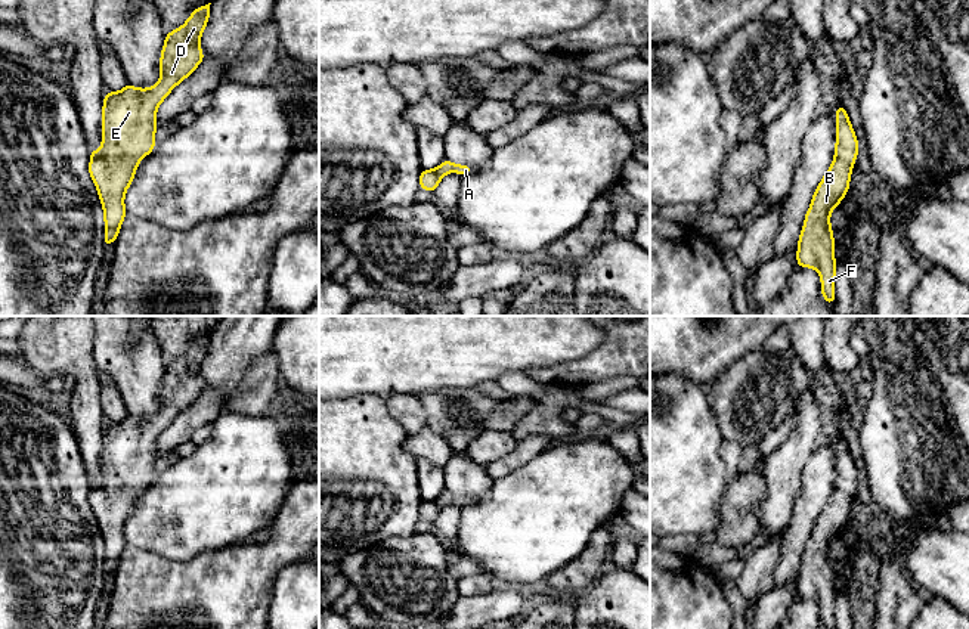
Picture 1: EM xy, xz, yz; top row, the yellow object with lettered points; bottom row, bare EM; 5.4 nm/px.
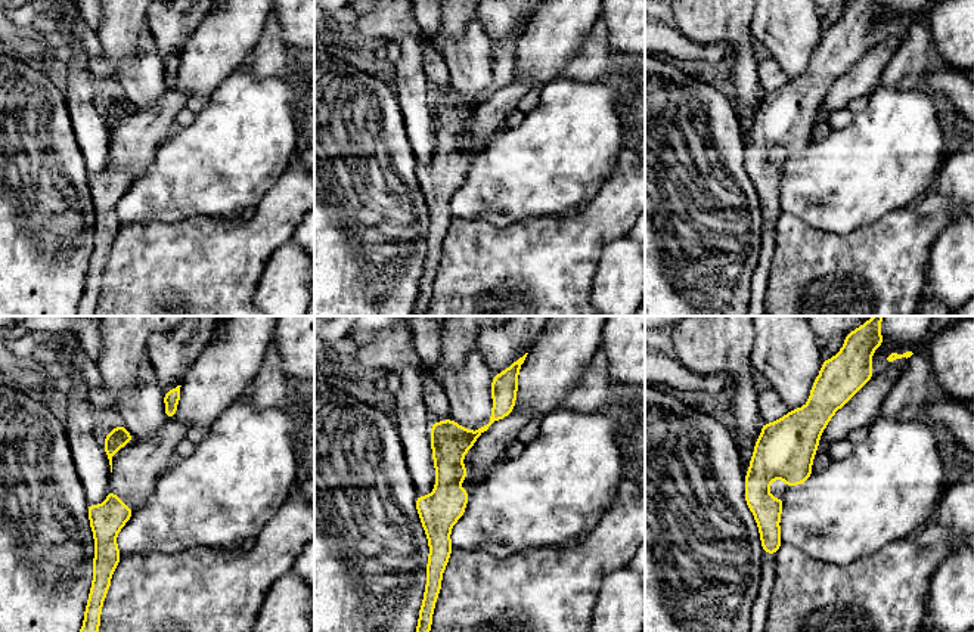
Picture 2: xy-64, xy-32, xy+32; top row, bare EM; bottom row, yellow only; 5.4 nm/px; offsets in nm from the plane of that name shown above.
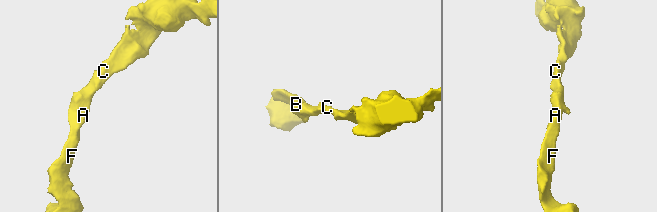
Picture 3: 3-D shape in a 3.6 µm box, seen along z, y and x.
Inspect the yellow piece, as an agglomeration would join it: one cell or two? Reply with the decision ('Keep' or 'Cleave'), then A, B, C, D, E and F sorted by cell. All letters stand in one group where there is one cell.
Keep. Groups: A B C D E F

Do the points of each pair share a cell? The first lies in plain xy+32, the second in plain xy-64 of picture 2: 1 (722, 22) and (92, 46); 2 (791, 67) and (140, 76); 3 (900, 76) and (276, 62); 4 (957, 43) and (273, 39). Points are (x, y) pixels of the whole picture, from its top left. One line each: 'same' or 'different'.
1: different
2: same
3: same
4: different

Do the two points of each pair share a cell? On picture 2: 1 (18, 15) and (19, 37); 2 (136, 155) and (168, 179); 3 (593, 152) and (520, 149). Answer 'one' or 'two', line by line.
1: two
2: two
3: one

